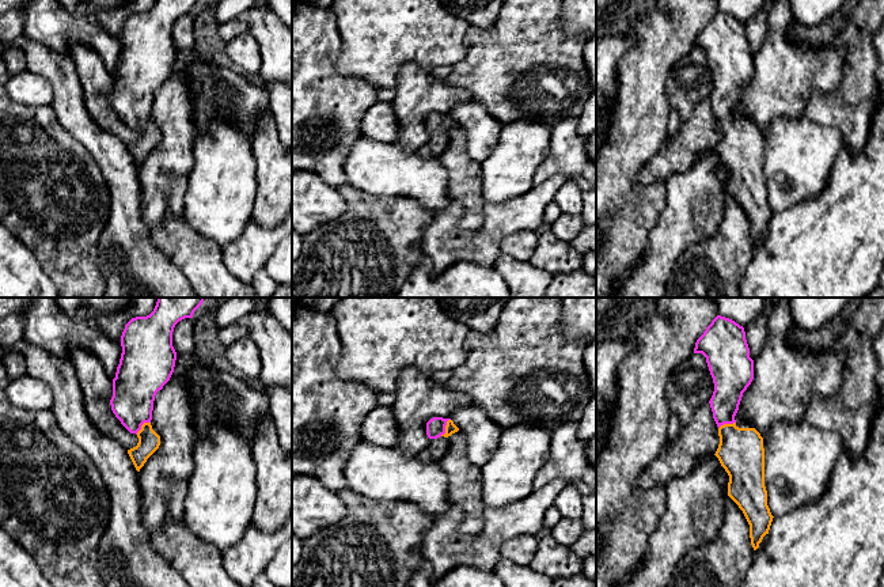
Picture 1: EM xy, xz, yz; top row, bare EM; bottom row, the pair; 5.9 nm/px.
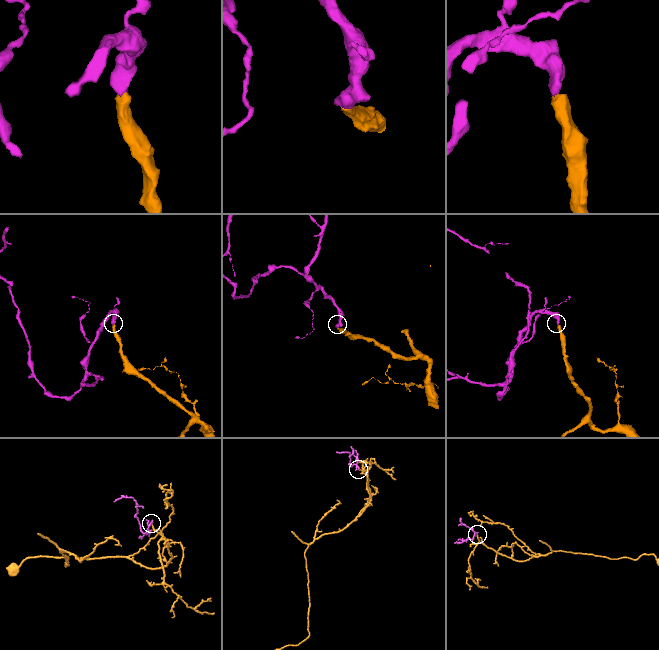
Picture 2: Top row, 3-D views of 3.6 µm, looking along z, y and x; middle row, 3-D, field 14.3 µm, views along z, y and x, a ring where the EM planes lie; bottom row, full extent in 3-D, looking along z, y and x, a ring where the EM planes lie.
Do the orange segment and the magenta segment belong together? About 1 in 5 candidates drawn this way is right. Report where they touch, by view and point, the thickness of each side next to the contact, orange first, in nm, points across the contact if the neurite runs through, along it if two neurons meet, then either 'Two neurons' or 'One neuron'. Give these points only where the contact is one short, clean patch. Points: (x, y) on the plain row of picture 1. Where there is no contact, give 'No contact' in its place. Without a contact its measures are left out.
Touches orange at xz (446, 124). Thickness 70 nm (orange) against 110 nm. Path across: xz (451, 124), (446, 124), (435, 122). One neuron

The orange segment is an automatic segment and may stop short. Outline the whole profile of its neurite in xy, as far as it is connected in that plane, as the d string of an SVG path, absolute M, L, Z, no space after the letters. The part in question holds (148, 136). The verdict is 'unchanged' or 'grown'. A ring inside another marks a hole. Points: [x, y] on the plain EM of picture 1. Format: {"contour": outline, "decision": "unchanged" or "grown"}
{"contour": "M156 0L149 11L132 14L122 27L122 49L115 73L113 75L110 101L121 120L139 133L137 141L128 145L137 167L140 167L147 155L160 141L160 132L152 125L151 115L155 91L170 76L175 63L177 48L172 42L174 23L179 16L193 14L194 7L200 1Z", "decision": "grown"}

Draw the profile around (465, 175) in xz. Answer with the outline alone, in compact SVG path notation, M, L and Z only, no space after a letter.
M455 128L448 132L449 144L437 158L447 170L448 196L459 200L467 212L482 213L482 164L473 160L466 151L466 132Z

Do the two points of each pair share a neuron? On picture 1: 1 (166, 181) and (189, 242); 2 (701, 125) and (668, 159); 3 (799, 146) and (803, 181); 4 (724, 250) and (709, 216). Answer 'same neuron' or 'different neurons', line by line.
1: different neurons
2: same neuron
3: same neuron
4: different neurons

